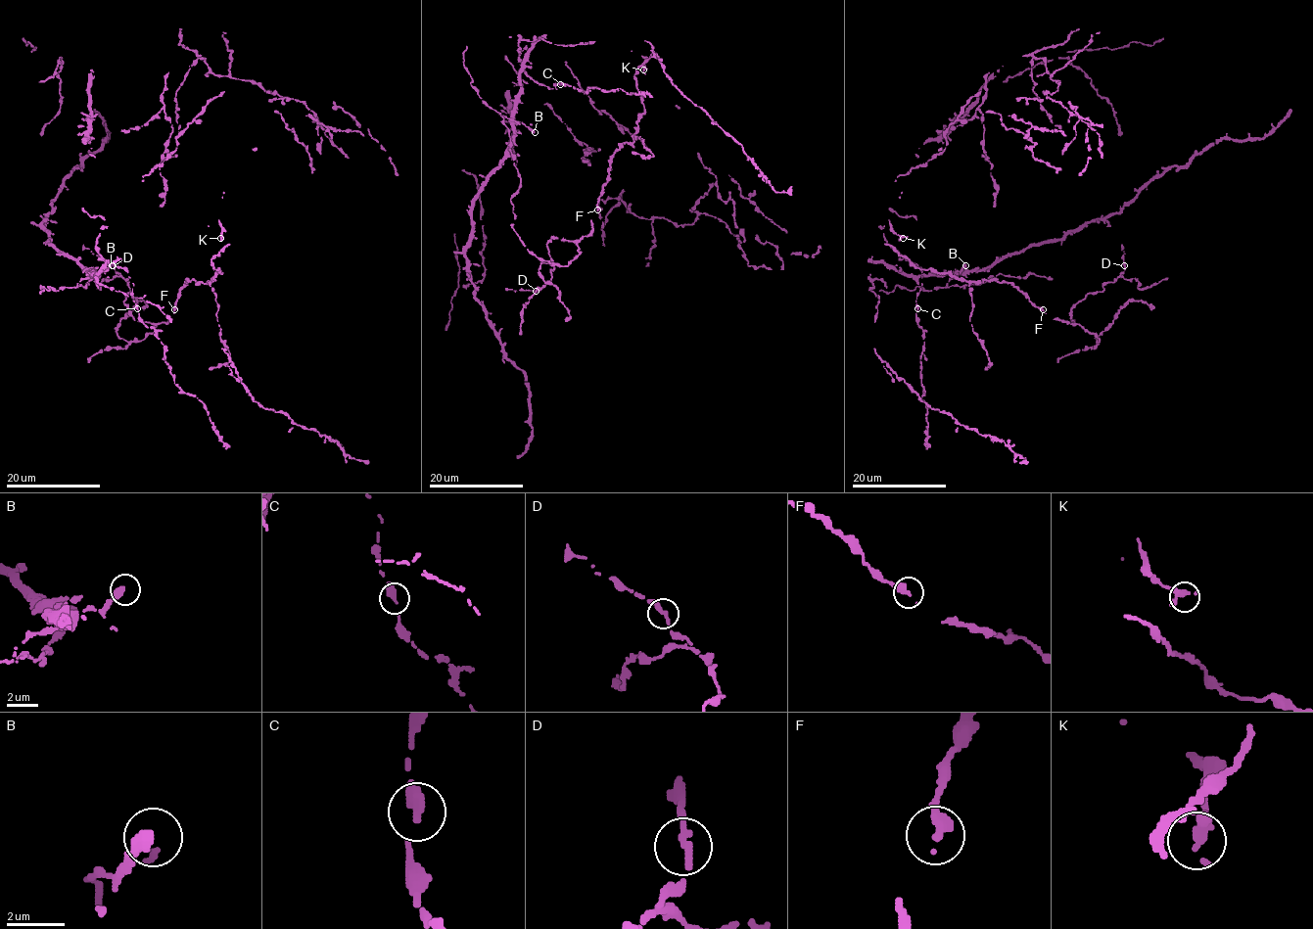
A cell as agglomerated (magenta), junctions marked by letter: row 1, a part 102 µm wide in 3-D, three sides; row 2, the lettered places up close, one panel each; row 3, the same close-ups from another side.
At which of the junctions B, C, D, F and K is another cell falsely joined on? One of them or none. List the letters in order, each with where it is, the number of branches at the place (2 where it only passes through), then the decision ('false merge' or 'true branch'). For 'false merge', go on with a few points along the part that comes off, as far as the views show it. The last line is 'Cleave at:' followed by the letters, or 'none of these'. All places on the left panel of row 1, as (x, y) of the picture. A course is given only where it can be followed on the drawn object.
B: at (112, 265); 1 branches meet; true branch
C: at (137, 308); 1 branches meet; true branch
D: at (113, 265); 1 branches meet; true branch
F: at (174, 309); 1 branches meet; true branch
K: at (220, 238); 1 branches meet; true branch
Cleave at: none of these

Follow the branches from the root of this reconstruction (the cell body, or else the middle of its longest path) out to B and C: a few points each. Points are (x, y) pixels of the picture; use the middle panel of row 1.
B: (519, 59), (524, 69), (519, 102), (513, 120), (521, 122), (535, 132)
C: (519, 59), (526, 73), (535, 80), (550, 89), (557, 89), (555, 83), (560, 84)

